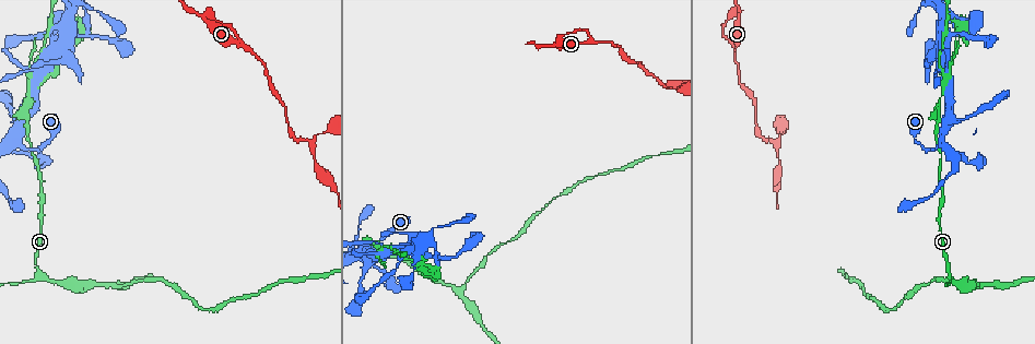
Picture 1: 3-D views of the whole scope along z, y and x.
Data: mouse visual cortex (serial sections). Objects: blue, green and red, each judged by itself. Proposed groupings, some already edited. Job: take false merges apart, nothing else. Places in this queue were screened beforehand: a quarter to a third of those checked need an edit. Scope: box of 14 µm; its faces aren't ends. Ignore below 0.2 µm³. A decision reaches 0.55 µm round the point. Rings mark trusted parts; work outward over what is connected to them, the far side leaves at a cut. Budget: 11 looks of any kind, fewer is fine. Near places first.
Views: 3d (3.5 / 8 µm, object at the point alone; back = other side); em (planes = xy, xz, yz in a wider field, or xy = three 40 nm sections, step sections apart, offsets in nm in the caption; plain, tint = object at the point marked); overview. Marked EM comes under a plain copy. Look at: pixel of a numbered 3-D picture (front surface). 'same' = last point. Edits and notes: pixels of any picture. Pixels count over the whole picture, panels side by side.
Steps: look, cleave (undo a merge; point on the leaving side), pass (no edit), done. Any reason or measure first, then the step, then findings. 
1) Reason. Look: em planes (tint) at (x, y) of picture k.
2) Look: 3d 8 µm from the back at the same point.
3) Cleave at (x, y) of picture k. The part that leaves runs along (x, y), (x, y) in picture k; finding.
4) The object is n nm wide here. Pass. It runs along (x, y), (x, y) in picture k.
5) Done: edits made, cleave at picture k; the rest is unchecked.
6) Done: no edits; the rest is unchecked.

A narrow waist. Look: 3d 3.5 µm at (938, 103) of picture 1.

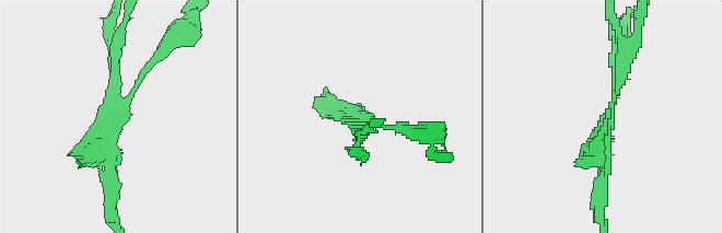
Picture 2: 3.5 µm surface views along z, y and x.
3 arms meet here; the arms are 100, 150, 200 nm wide. Look: em xy step 1 (tint) at (117, 120) of picture 2.

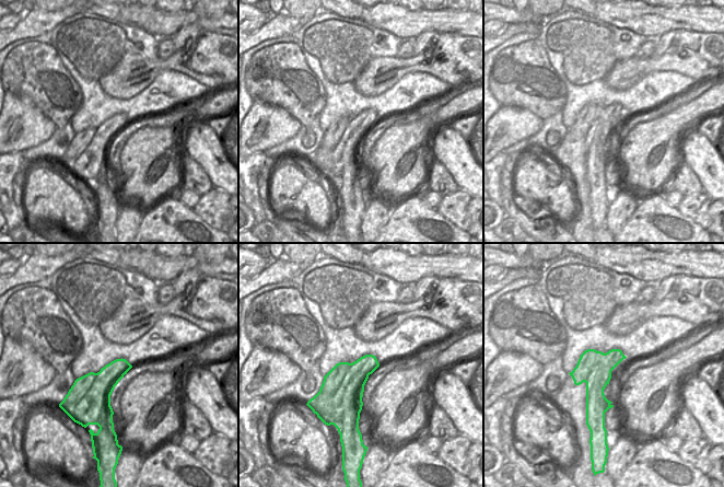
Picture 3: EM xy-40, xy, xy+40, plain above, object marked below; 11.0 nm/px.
Pass. It runs along (114, 189), (107, 132), (154, 59) in picture 2; all the same cell.

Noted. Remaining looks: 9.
Abrupt turn. Look: 3d 3.5 µm at (41, 270) of picture 1.

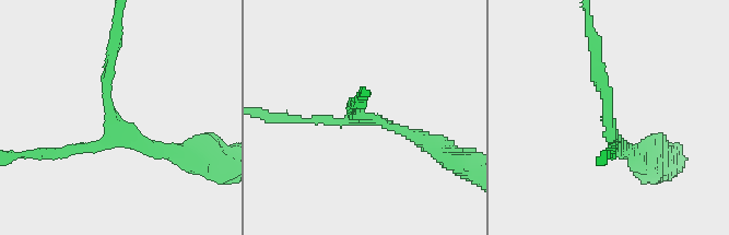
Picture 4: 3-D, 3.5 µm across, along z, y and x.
3 arms meet here; the arms are 100, 150, 150 nm wide; need the tissue. Look: em xy step 5 (tint) at (610, 121) of picture 4.

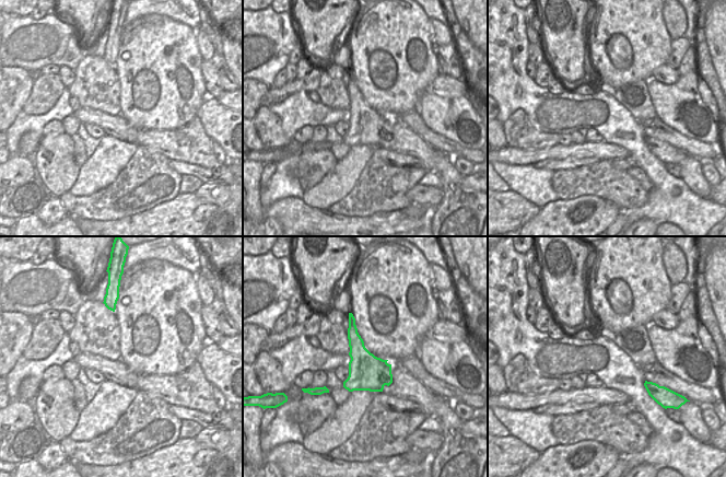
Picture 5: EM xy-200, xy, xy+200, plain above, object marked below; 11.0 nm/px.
Pass. It runs along (113, 53), (109, 113), (173, 153) in picture 4; one cell here.

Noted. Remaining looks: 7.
Three-way junction. Look: 3d 8 µm at (110, 286) of picture 1.

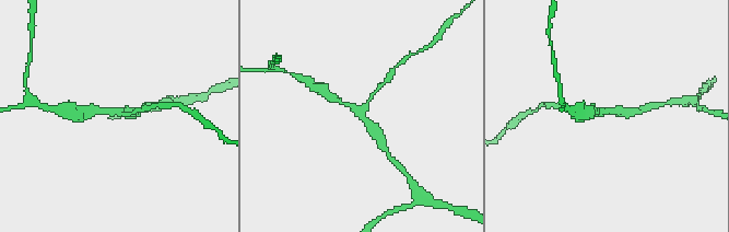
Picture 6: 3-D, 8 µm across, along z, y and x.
Closer look. Look: 3d 3.5 µm from the back at (604, 114) of picture 6.

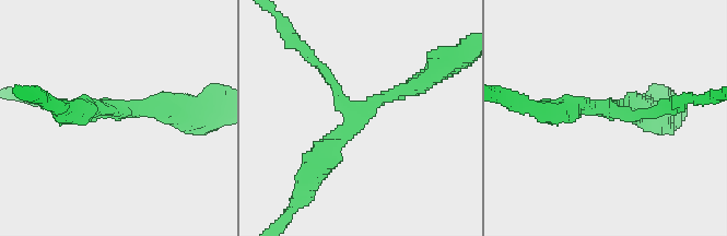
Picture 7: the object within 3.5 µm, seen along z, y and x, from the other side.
3 arms meet here; the arms are 150, 250, 350 nm wide. Look: em planes (tint) at (611, 108) of picture 7.

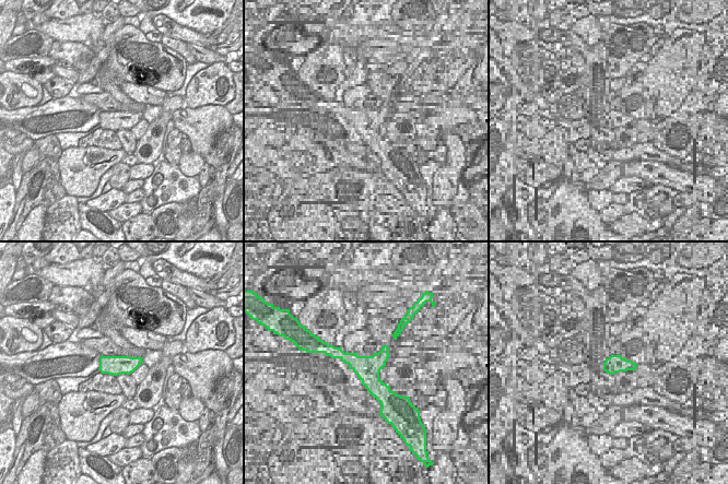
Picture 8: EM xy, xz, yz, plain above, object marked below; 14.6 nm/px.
Pass. It runs along (424, 79), (358, 109), (314, 59) in picture 7; one cell here.

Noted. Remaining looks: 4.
Three-way junction. Look: 3d 8 µm from the back at (774, 141) of picture 1.

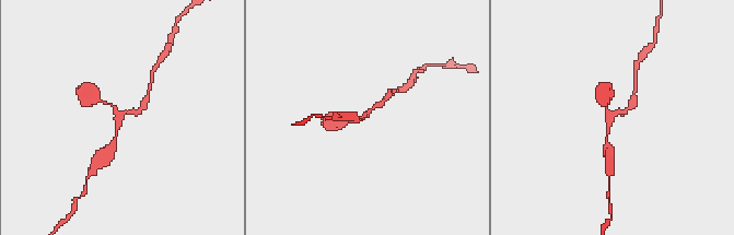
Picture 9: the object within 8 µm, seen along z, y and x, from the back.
Look: 3d 3.5 µm at (367, 114) of picture 9.

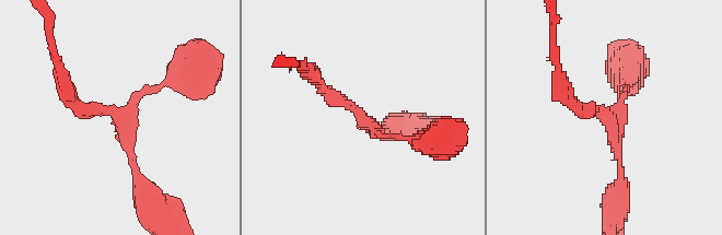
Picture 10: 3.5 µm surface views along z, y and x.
3 arms meet here; the arms are 100, 150, 200 nm wide; need the tissue. Look: em xy step 3 (tint) at (118, 118) of picture 10.

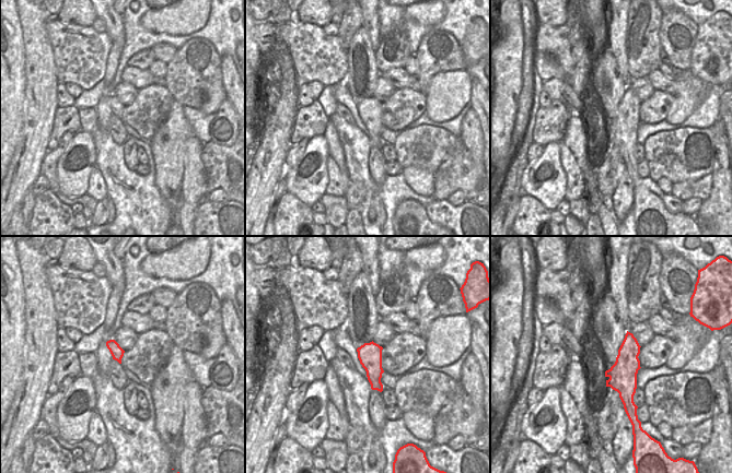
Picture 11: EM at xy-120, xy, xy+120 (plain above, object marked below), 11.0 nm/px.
Pass. It runs along (67, 87), (77, 105), (117, 118), (140, 181) in picture 10; all the same cell.

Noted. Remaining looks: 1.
Done: no edits; the rest is unchecked.

